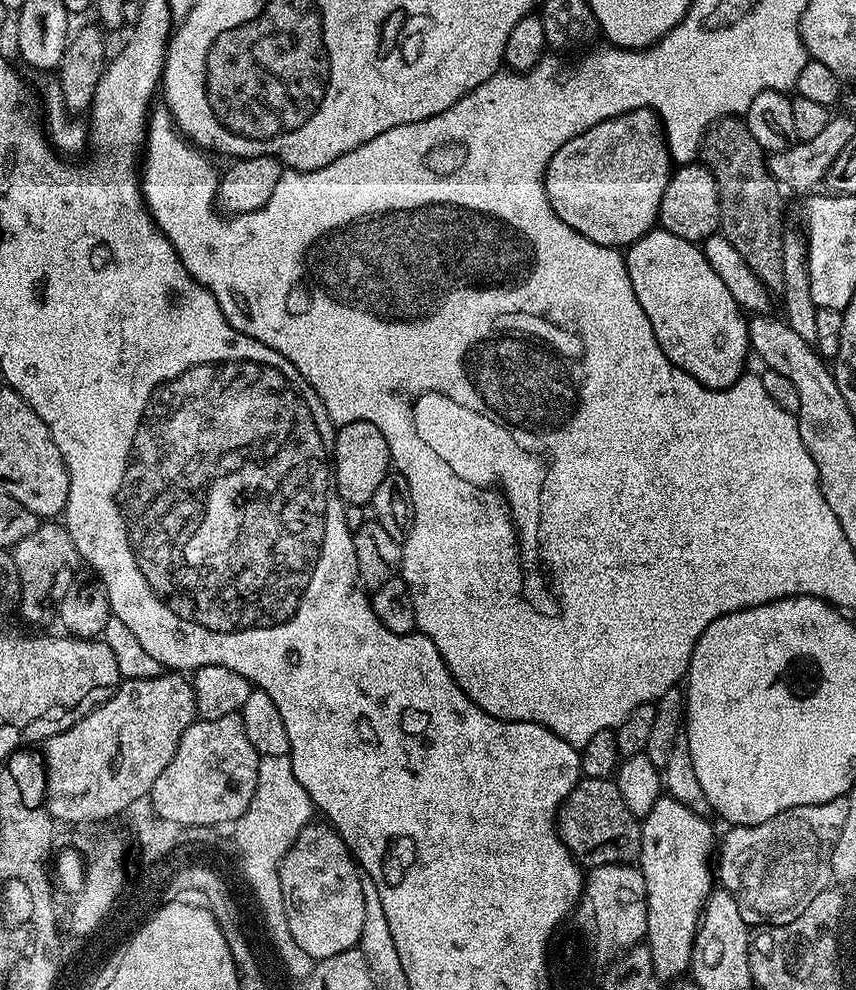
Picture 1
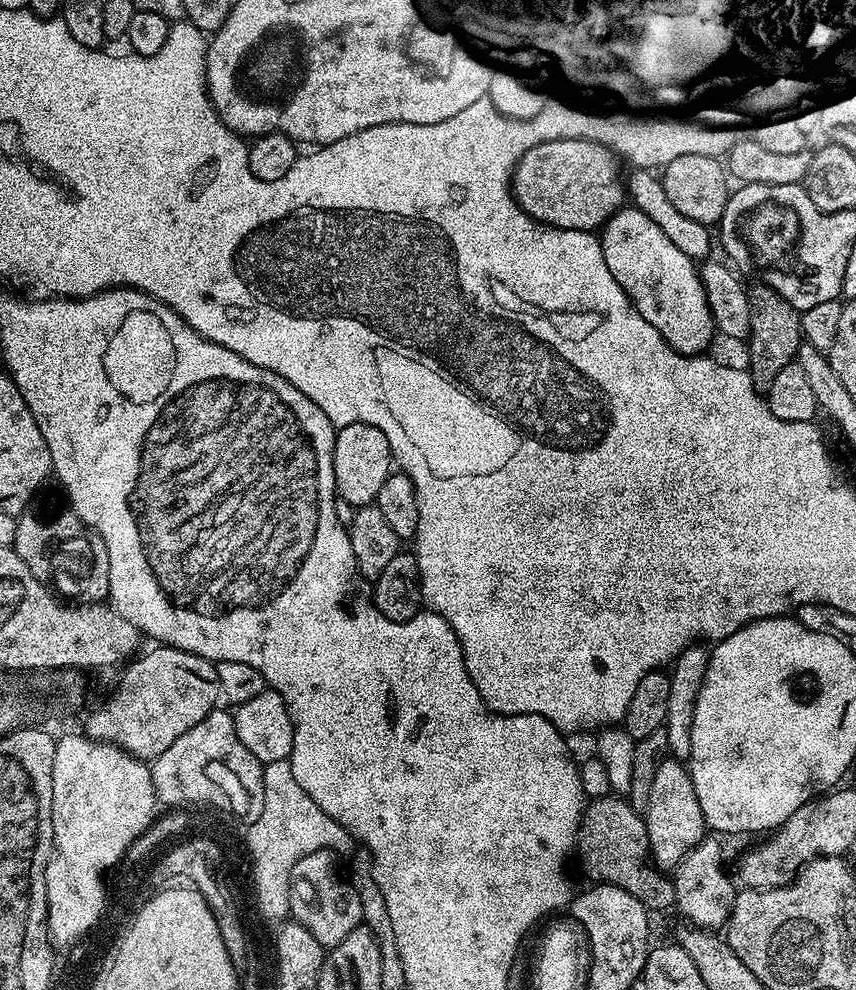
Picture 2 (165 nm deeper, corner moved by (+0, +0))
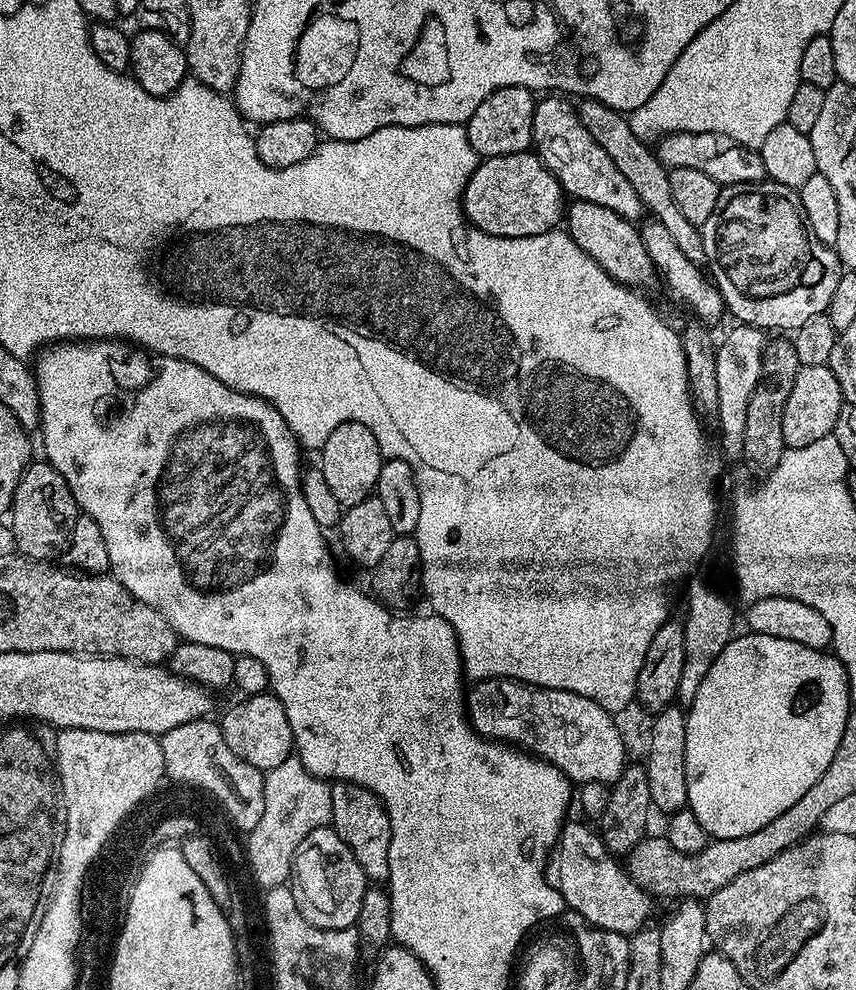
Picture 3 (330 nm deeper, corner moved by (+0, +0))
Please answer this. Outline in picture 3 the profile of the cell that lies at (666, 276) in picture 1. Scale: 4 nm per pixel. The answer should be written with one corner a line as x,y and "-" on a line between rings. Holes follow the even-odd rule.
572,200
566,208
566,231
568,237
617,284
640,290
643,284
651,282
652,276
657,275
643,244
641,229
633,221
614,214
614,210
598,206
598,202

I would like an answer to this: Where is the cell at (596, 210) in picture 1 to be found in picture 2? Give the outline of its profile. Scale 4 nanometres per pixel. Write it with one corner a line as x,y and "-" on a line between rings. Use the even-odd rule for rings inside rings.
559,140
558,142
546,142
542,146
534,146
534,150
526,150
526,154
522,154
522,158
516,163
516,168
512,171
510,191
516,200
516,205
519,206
530,219
536,221
538,224
546,224
550,228
560,228
564,232
595,233
597,230
603,229
604,225
620,211
622,205
625,203
626,184
622,179
622,172
620,176
619,166
621,167
614,159
614,154
609,148
604,148
601,144
595,144
589,140

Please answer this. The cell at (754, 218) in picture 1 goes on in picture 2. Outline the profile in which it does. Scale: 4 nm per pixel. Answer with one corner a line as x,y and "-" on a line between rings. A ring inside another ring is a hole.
759,286
749,287
747,294
750,306
750,324
746,347
752,353
748,356
747,371
752,373
752,381
757,386
767,386
774,382
774,378
781,373
784,366
790,366
796,359
799,346
802,343
800,330
800,312
782,294
778,294
773,288

